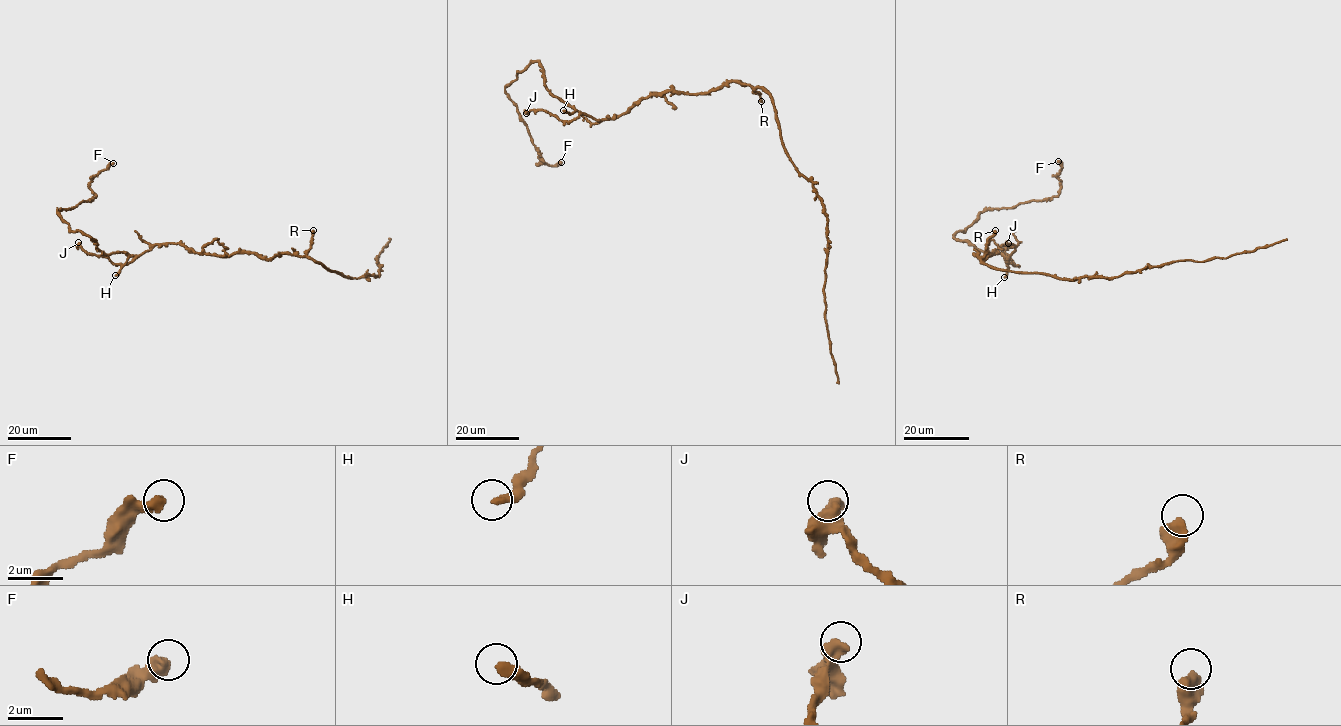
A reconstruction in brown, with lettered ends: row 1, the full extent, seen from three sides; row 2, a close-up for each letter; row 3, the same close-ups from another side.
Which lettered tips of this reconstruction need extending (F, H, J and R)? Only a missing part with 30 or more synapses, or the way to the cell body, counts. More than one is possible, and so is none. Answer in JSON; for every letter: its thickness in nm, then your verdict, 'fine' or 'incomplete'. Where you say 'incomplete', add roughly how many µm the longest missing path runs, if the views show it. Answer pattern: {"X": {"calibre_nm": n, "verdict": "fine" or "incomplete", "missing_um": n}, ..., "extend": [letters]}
{"F": {"calibre_nm": 440, "verdict": "fine"}, "H": {"calibre_nm": 320, "verdict": "fine"}, "J": {"calibre_nm": 600, "verdict": "fine"}, "R": {"calibre_nm": 500, "verdict": "fine"}, "extend": []}

